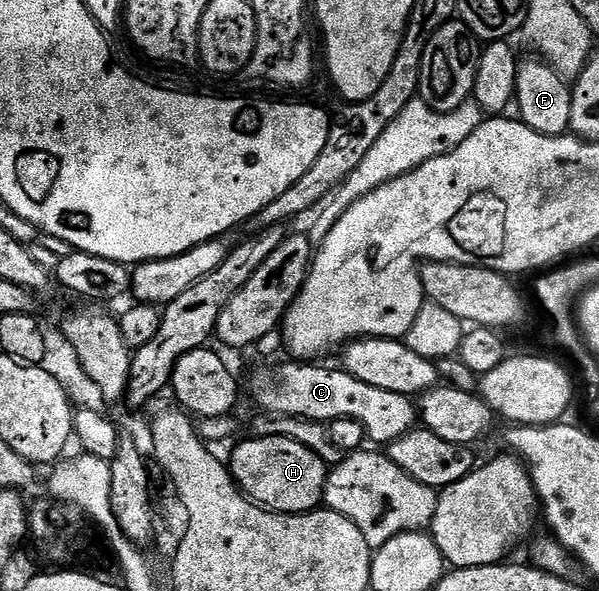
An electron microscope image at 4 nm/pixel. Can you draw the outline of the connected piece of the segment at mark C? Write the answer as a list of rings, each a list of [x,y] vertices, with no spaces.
[[[289,362],[279,368],[266,368],[250,380],[250,396],[263,413],[271,416],[295,416],[301,420],[329,422],[336,418],[352,418],[364,426],[367,437],[378,446],[392,443],[408,434],[419,423],[418,406],[411,397],[379,390],[352,378],[341,367],[317,368],[314,362]]]

